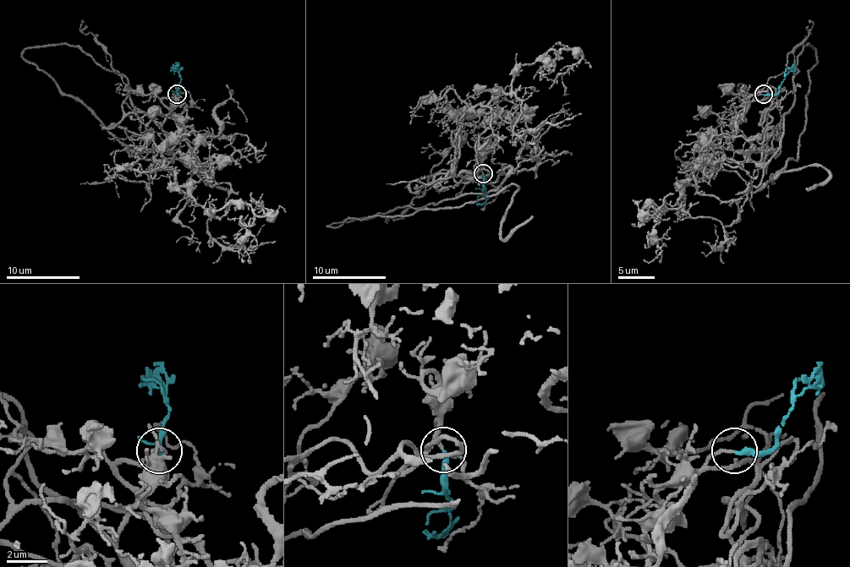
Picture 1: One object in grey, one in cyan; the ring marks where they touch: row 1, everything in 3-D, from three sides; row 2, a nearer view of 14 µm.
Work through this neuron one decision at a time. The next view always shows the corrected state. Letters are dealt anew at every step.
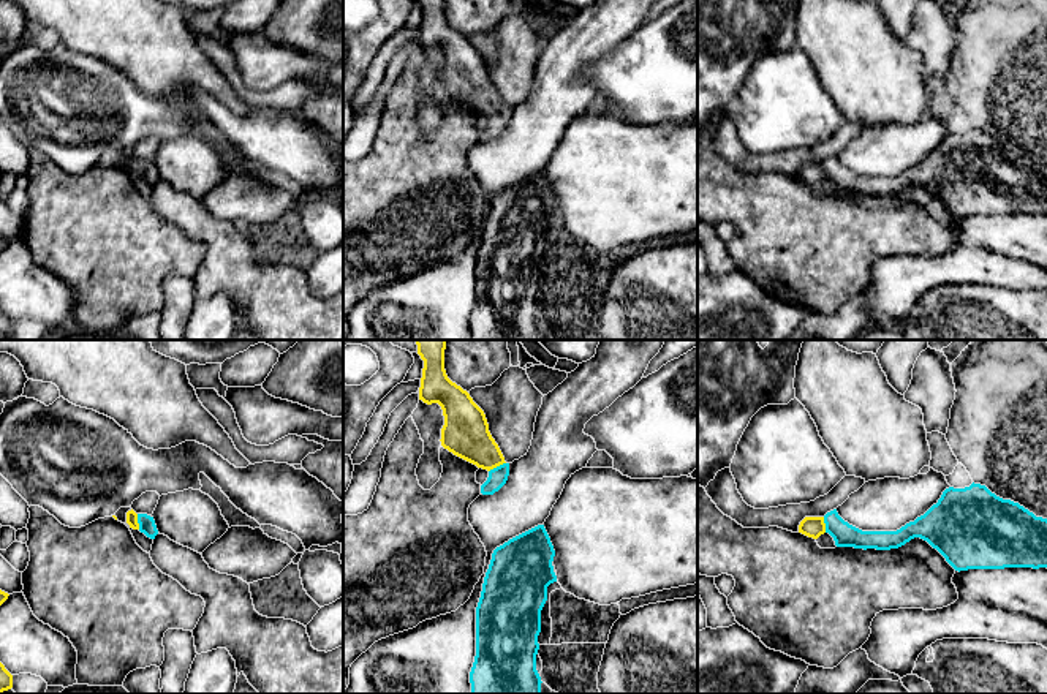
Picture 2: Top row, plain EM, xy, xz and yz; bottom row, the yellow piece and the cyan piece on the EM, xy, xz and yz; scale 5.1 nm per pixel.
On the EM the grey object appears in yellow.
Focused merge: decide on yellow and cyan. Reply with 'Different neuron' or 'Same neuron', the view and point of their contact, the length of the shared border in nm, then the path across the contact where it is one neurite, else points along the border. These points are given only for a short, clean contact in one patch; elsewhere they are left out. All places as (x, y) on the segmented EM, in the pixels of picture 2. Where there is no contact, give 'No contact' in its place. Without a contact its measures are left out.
Same neuron. Touches yellow at xz (497, 465). Shared border 100 nm. Path across: xz (465, 433), (497, 465), (497, 478)

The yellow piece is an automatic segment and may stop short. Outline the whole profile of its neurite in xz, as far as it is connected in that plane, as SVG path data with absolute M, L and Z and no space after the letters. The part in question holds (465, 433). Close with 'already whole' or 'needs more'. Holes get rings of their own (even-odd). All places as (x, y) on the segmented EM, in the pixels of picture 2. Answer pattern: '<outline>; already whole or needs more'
M414 340L418 345L418 354L424 360L419 400L427 405L438 403L443 409L444 425L441 428L441 446L454 455L476 465L478 468L487 470L489 477L481 485L482 495L493 495L508 481L509 463L489 432L489 424L484 411L473 402L470 394L460 386L452 383L444 370L444 349L446 340Z; needs more

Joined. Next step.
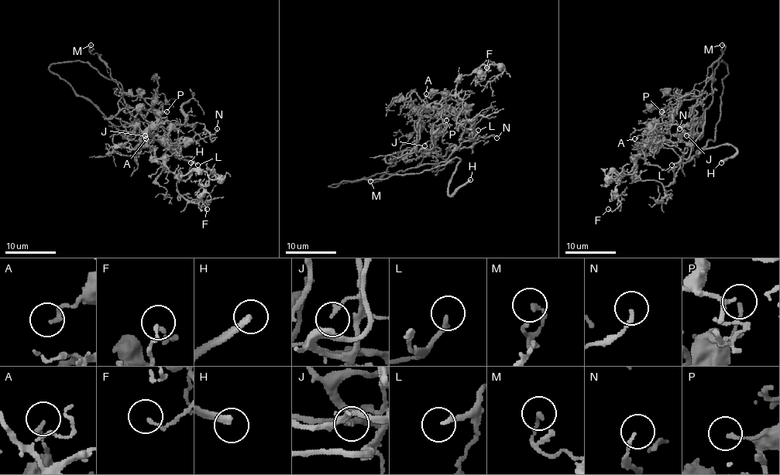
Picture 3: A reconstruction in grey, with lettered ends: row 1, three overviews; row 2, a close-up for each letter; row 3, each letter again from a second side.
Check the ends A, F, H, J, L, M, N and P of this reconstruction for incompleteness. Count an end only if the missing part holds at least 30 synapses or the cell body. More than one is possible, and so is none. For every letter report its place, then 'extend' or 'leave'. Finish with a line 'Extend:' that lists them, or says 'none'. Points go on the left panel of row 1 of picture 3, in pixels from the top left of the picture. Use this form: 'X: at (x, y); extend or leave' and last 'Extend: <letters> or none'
A: at (146, 138); leave
F: at (207, 209); leave
H: at (190, 162); extend
J: at (145, 135); leave
L: at (197, 165); extend
M: at (91, 45); leave
N: at (217, 128); leave
P: at (166, 111); leave
Extend: H, L

